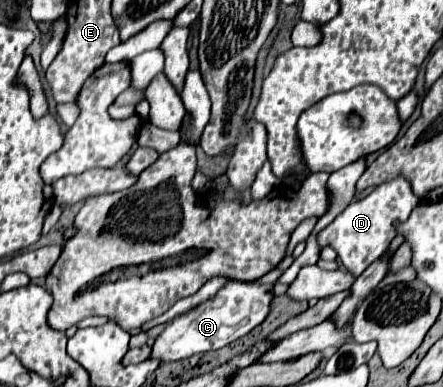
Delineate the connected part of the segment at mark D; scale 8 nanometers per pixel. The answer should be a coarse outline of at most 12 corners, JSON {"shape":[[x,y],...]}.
{"shape":[[405,178],[353,200],[317,234],[358,277],[419,198]]}

